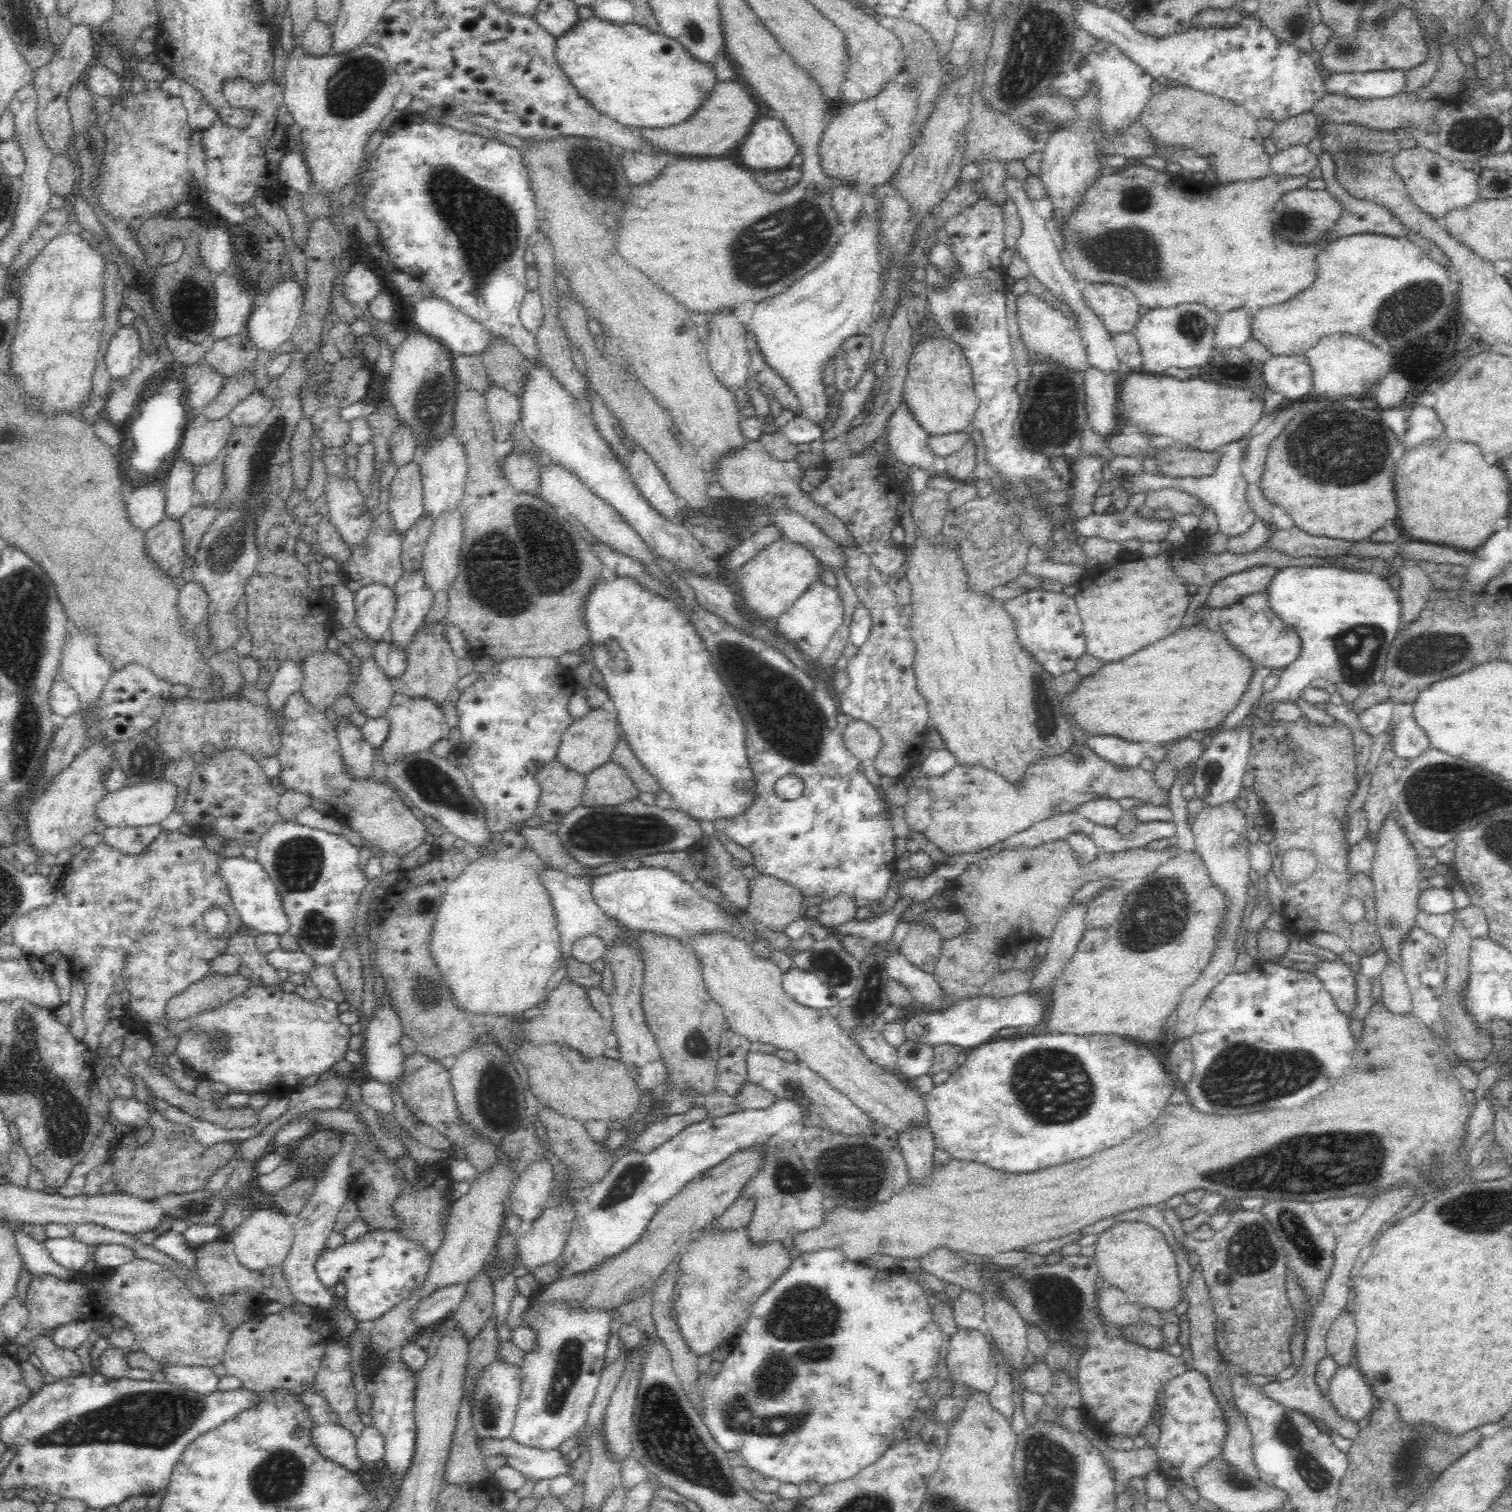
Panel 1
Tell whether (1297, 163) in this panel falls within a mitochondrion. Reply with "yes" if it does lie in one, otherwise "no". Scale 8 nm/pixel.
no

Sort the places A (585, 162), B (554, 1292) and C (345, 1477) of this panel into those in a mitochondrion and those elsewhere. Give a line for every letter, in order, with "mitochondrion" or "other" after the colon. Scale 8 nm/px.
A: mitochondrion
B: other
C: other

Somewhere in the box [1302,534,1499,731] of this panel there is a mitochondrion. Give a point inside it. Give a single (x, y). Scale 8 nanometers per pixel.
(1358, 648)

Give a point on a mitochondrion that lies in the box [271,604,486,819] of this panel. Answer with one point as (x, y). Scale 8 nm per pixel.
(429, 780)

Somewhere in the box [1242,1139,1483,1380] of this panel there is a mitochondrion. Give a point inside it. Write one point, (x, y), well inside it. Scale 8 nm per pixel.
(1309, 1249)

